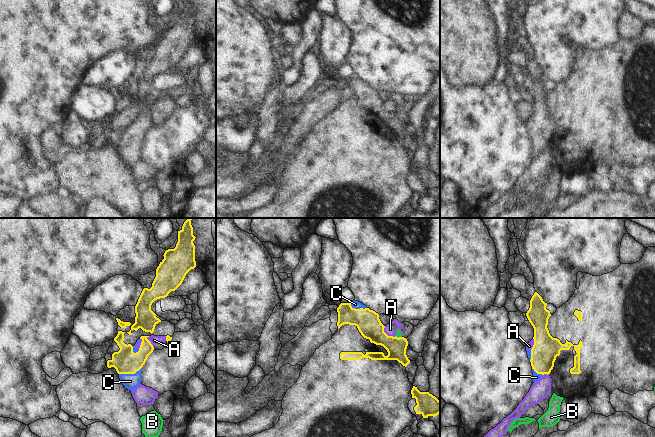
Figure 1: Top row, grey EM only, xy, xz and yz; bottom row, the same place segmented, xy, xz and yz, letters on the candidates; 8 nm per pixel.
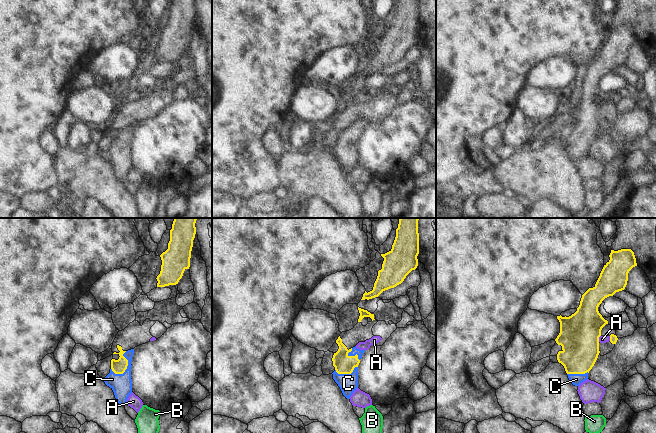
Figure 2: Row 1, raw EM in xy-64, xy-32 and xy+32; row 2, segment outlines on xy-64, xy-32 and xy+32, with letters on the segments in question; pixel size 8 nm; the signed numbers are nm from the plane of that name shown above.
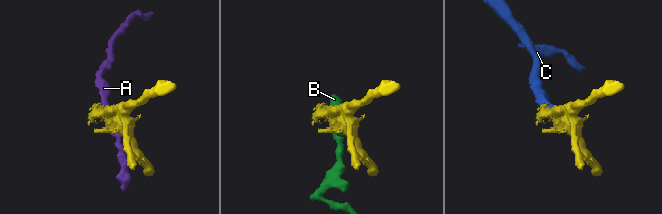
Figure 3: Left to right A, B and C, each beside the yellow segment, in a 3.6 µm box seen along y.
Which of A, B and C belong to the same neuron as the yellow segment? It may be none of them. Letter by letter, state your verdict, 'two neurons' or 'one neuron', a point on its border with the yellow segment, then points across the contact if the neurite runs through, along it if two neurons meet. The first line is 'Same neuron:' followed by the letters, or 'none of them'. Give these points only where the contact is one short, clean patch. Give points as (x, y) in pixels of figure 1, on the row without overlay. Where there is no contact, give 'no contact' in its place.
Same neuron: C
A: two neurons; meets yellow in xz at (386, 110)
B: two neurons; meets yellow in xz at (397, 113)
C: one neuron; meets yellow in xy at (130, 149); runs through xy (125, 137), (129, 142), (130, 149), (130, 157)

